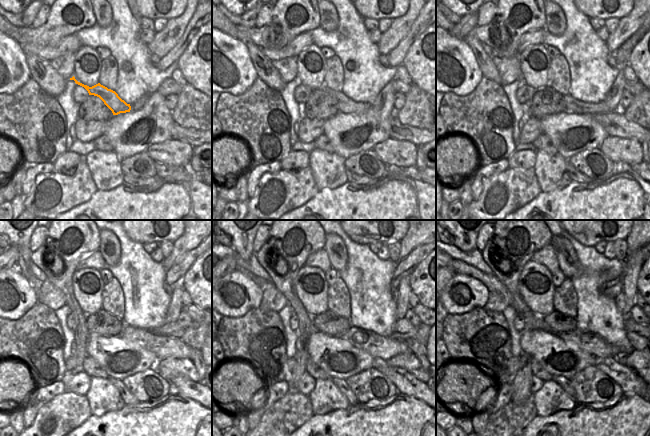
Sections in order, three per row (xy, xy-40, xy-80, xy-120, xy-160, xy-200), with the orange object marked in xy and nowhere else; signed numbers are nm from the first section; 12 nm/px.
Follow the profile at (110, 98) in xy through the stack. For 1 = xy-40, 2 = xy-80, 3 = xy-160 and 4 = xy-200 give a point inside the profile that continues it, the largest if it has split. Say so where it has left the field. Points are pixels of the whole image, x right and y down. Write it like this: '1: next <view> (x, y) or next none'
1: next xy-40 (345, 105)
2: next xy-80 (571, 105)
3: next xy-160 (402, 329)
4: next xy-200 (630, 325)

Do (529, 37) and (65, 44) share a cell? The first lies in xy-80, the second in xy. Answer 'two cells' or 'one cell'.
one cell

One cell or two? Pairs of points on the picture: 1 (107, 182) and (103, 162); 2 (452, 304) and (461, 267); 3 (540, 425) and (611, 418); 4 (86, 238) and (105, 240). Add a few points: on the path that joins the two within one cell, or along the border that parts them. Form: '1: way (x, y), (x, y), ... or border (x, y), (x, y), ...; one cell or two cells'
1: way (107, 177), (105, 167); one cell
2: border (456, 273), (471, 276), (481, 283); two cells
3: way (558, 421), (593, 421); one cell
4: border (100, 230), (100, 245), (98, 249); two cells

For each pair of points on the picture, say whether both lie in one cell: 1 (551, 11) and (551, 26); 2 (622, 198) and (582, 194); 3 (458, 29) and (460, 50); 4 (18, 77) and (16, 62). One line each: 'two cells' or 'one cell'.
1: one cell
2: one cell
3: two cells
4: one cell

